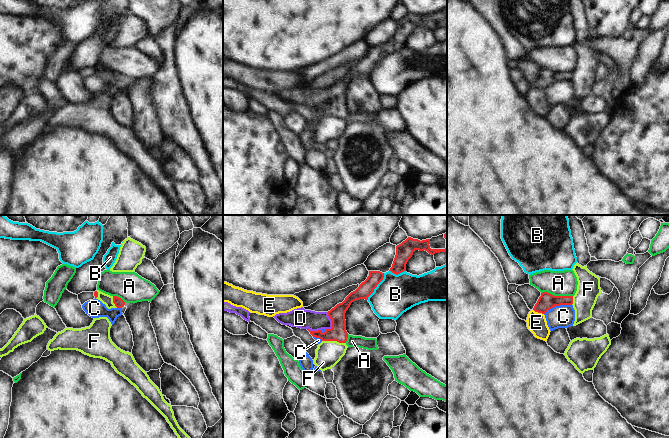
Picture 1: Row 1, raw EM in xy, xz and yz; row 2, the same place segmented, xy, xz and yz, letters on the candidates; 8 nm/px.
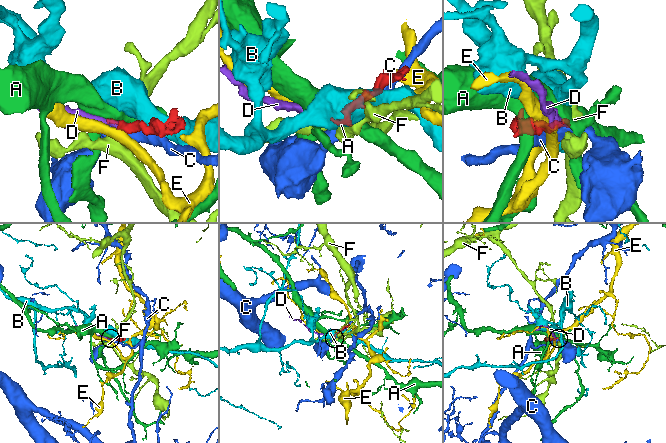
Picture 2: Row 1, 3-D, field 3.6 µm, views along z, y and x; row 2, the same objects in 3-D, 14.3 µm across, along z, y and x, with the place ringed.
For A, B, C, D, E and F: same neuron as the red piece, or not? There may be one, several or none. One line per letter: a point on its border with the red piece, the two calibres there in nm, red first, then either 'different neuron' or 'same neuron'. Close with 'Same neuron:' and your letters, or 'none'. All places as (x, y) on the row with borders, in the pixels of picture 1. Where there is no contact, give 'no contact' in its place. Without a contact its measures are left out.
A: yz (557, 296) | 140/200 nm | different neuron
B: xz (376, 286) | 120/320 nm | different neuron
C: yz (557, 305) | 140/190 nm | different neuron
D: xz (332, 321) | 130/160 nm | same neuron
E: yz (538, 312) | 140/160 nm | different neuron
F: xz (334, 340) | 130/200 nm | different neuron
Same neuron: D

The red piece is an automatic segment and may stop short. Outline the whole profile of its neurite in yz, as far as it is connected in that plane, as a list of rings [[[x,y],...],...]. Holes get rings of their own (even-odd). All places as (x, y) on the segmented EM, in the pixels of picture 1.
[[[548,292],[541,293],[533,310],[538,313],[545,314],[548,310],[555,306],[572,305],[573,296],[554,296]]]

